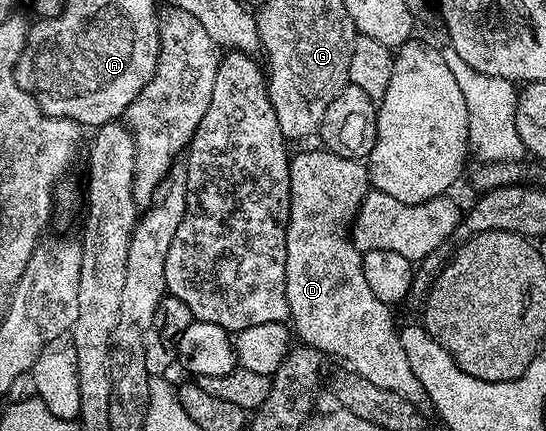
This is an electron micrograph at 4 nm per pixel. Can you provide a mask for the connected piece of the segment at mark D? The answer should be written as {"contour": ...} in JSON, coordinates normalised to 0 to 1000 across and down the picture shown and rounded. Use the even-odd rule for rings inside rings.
{"contour":[[[584,348],[584,353],[553,353],[548,362],[540,360],[531,376],[531,513],[524,517],[524,689],[527,691],[527,719],[531,722],[527,742],[535,754],[537,768],[542,773],[555,800],[581,810],[582,817],[603,826],[621,826],[626,835],[636,835],[643,845],[647,870],[665,872],[674,886],[681,886],[681,896],[696,896],[696,905],[718,905],[725,914],[733,914],[733,923],[747,923],[747,933],[755,933],[755,942],[762,942],[767,951],[788,947],[788,926],[777,905],[777,896],[769,896],[769,877],[762,877],[762,868],[755,868],[755,849],[747,842],[747,821],[740,821],[740,803],[733,794],[731,759],[722,756],[722,733],[716,708],[696,701],[696,691],[689,691],[689,682],[681,682],[681,671],[674,666],[674,654],[667,647],[667,617],[663,615],[663,587],[648,573],[648,559],[637,545],[636,524],[647,522],[648,499],[656,494],[658,478],[667,469],[670,452],[681,441],[678,422],[678,404],[672,383],[659,371],[645,367],[630,367],[614,353]]]}

